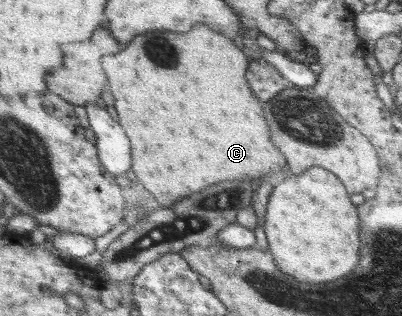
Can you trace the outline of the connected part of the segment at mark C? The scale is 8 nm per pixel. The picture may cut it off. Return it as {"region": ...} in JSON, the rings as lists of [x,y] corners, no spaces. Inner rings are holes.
{"region":[[[197,24],[195,28],[186,33],[174,33],[168,31],[156,31],[156,32],[146,32],[143,35],[137,36],[135,40],[133,40],[130,44],[125,45],[125,49],[120,51],[120,53],[116,53],[115,55],[103,56],[101,59],[101,69],[104,71],[103,75],[106,77],[106,81],[108,83],[108,90],[114,96],[114,106],[116,107],[116,111],[118,111],[118,117],[120,117],[120,125],[124,125],[124,129],[128,129],[128,137],[132,137],[132,147],[131,147],[131,157],[134,161],[131,167],[137,176],[137,179],[141,182],[141,184],[154,196],[154,199],[158,201],[161,207],[170,207],[172,204],[178,203],[180,200],[183,200],[184,197],[191,196],[194,193],[200,193],[206,188],[210,188],[212,185],[224,183],[226,181],[248,181],[248,179],[260,179],[260,177],[264,177],[264,181],[269,177],[274,177],[274,175],[278,175],[278,173],[282,173],[282,171],[286,171],[287,161],[280,154],[280,151],[276,148],[276,145],[270,141],[270,129],[268,129],[268,125],[266,125],[266,119],[264,119],[264,111],[262,111],[262,105],[260,105],[260,101],[258,101],[259,97],[256,97],[254,91],[251,90],[250,83],[246,79],[247,69],[248,69],[248,59],[246,59],[246,55],[236,47],[236,45],[232,45],[232,41],[230,39],[226,39],[226,35],[224,33],[219,33],[218,31],[212,30],[210,27],[206,25]]]}

